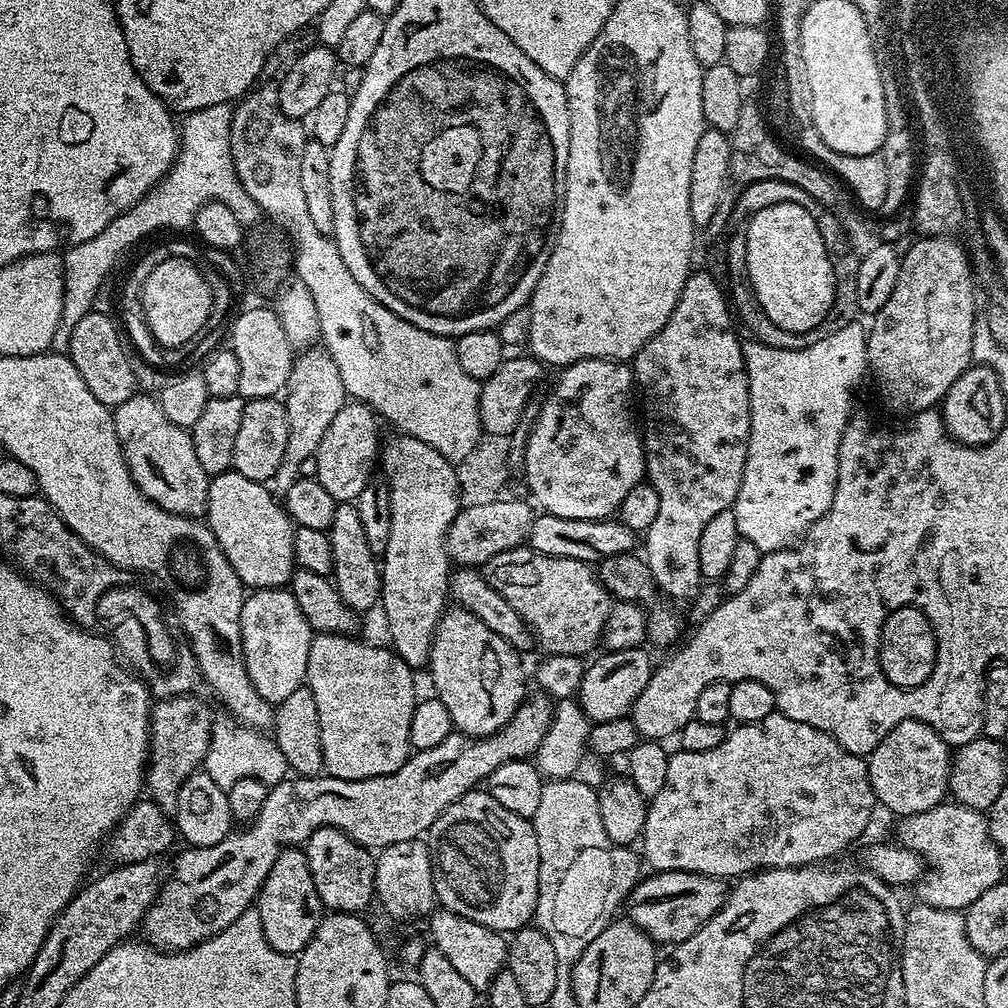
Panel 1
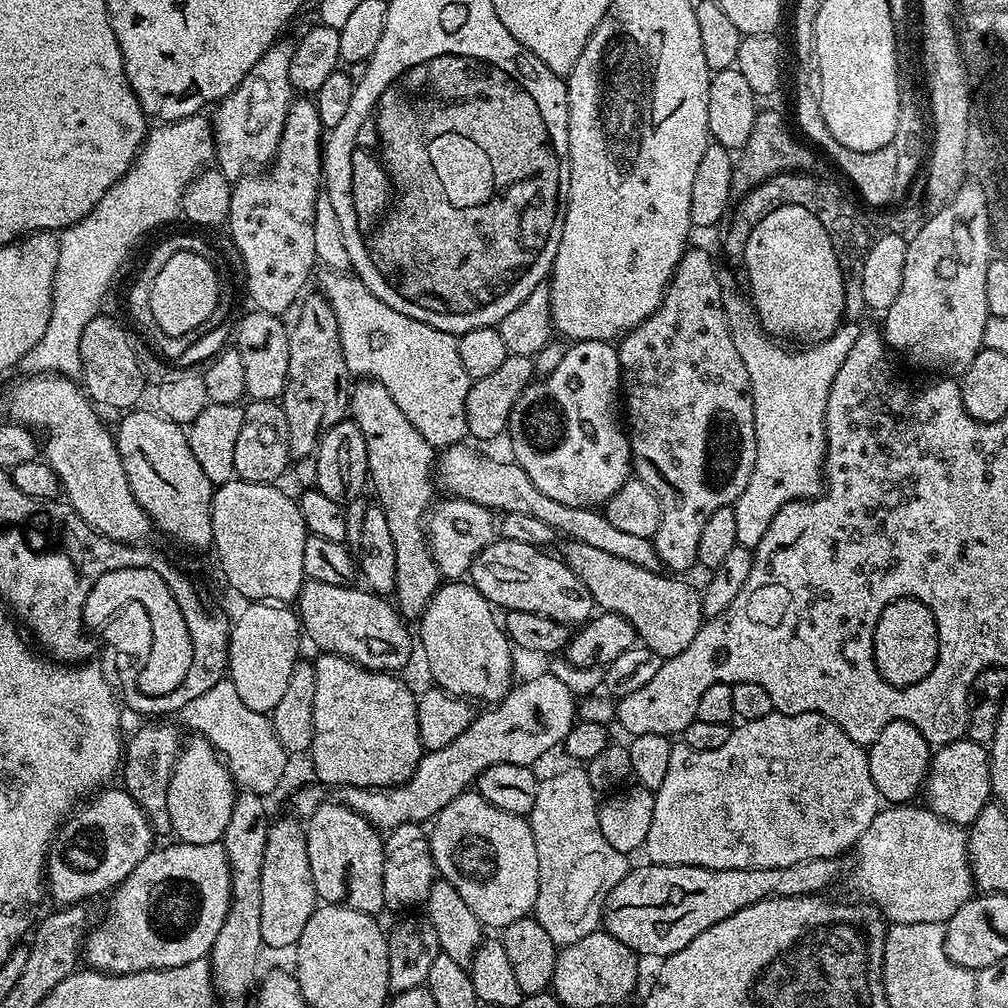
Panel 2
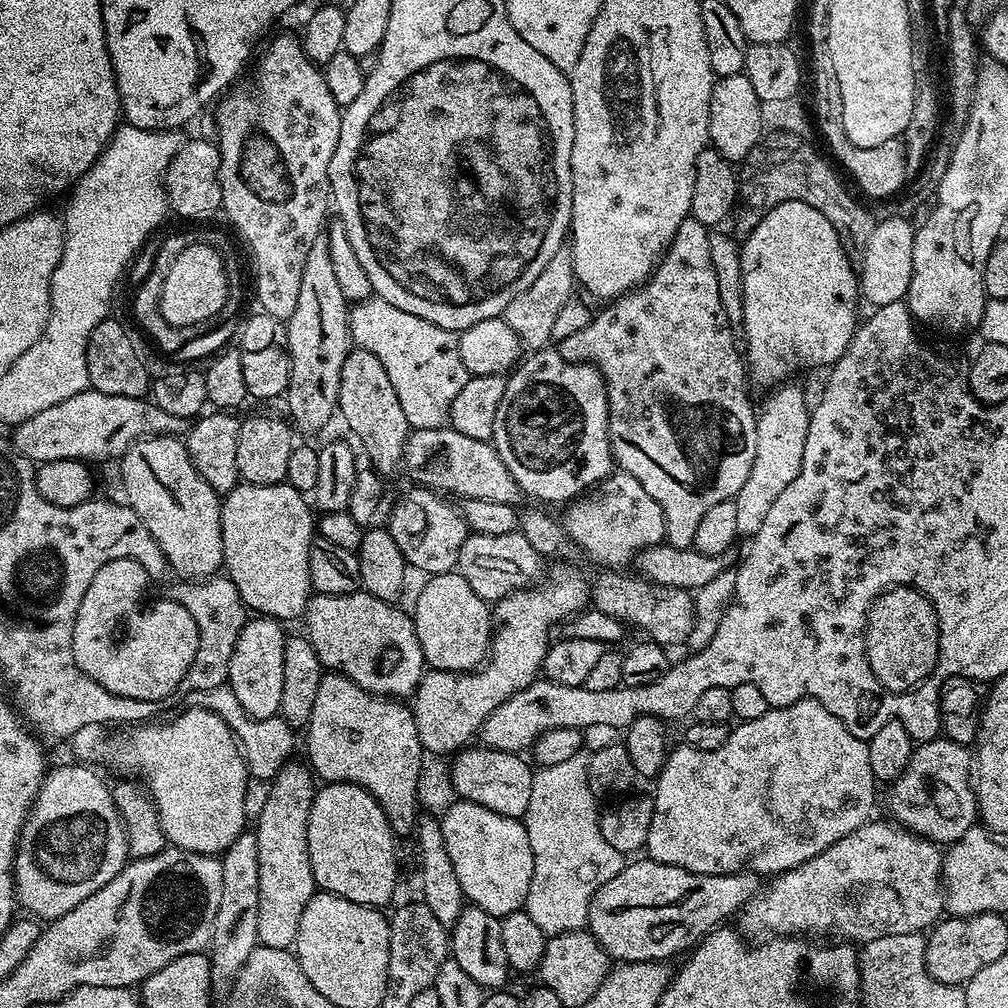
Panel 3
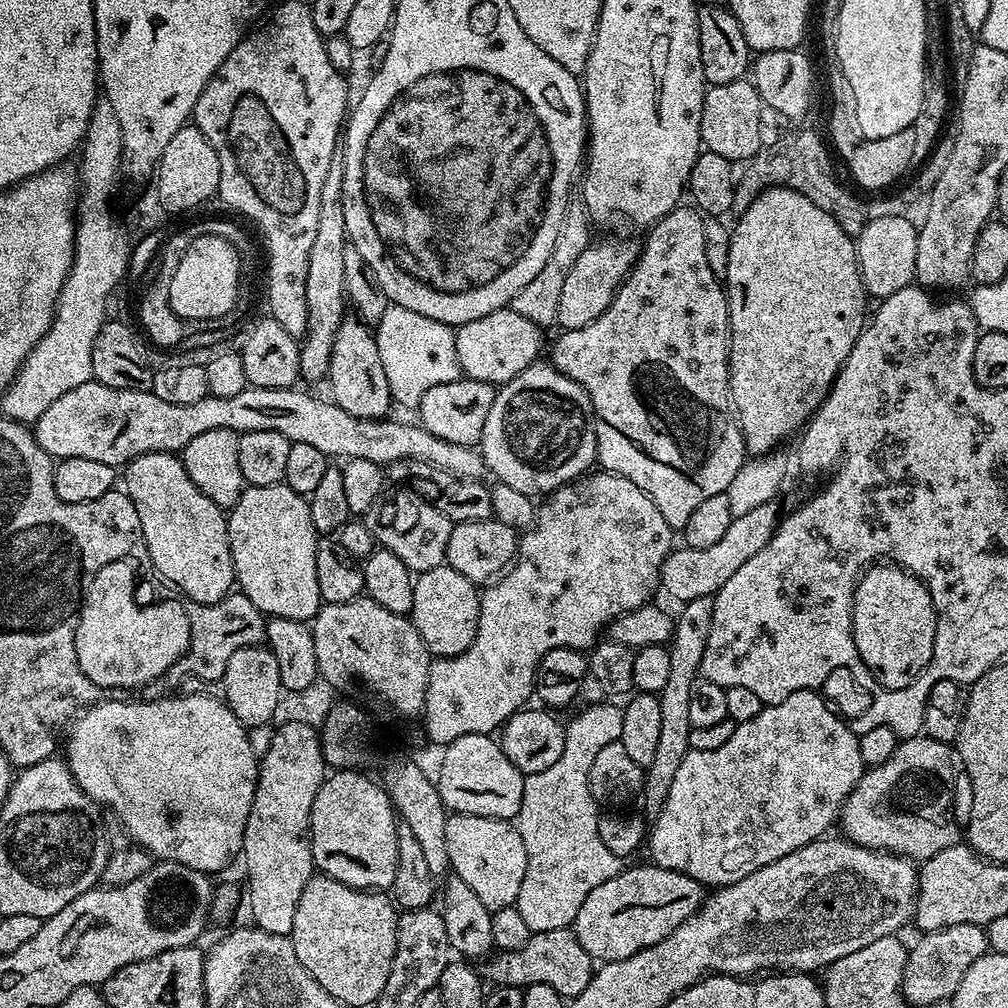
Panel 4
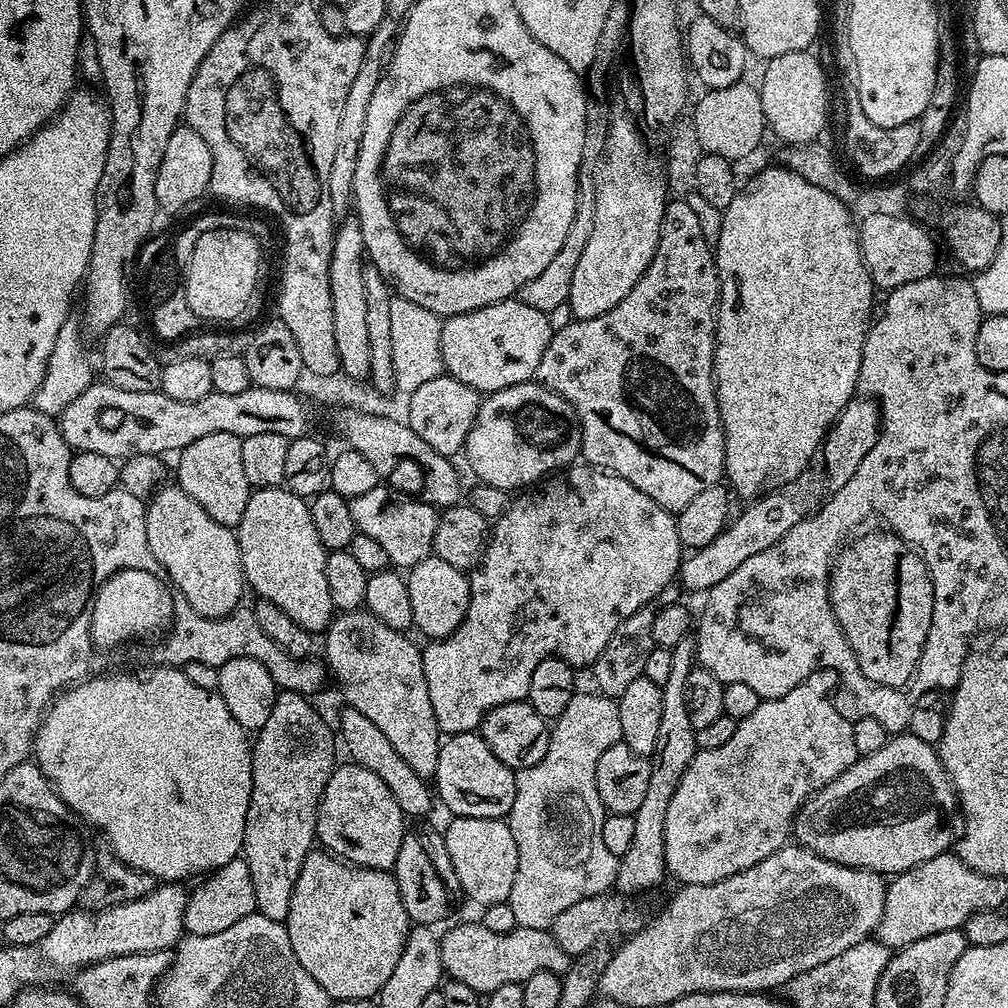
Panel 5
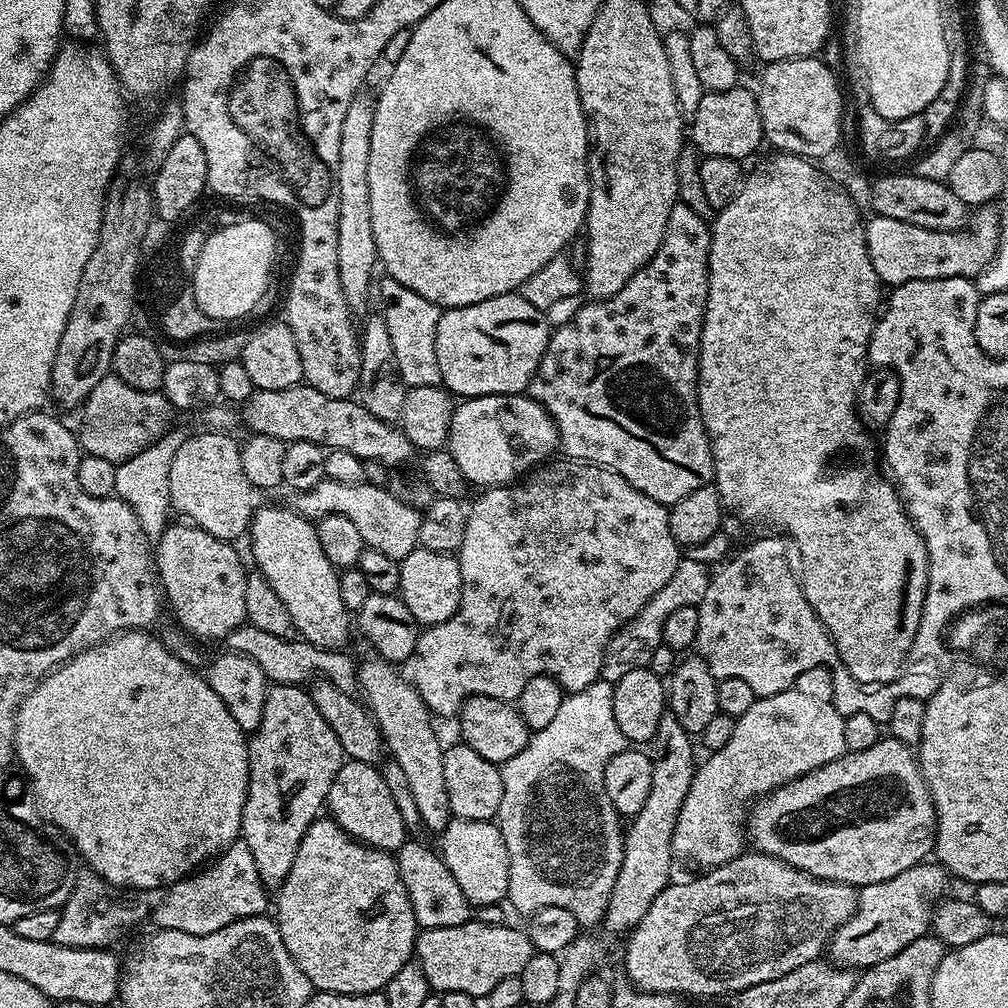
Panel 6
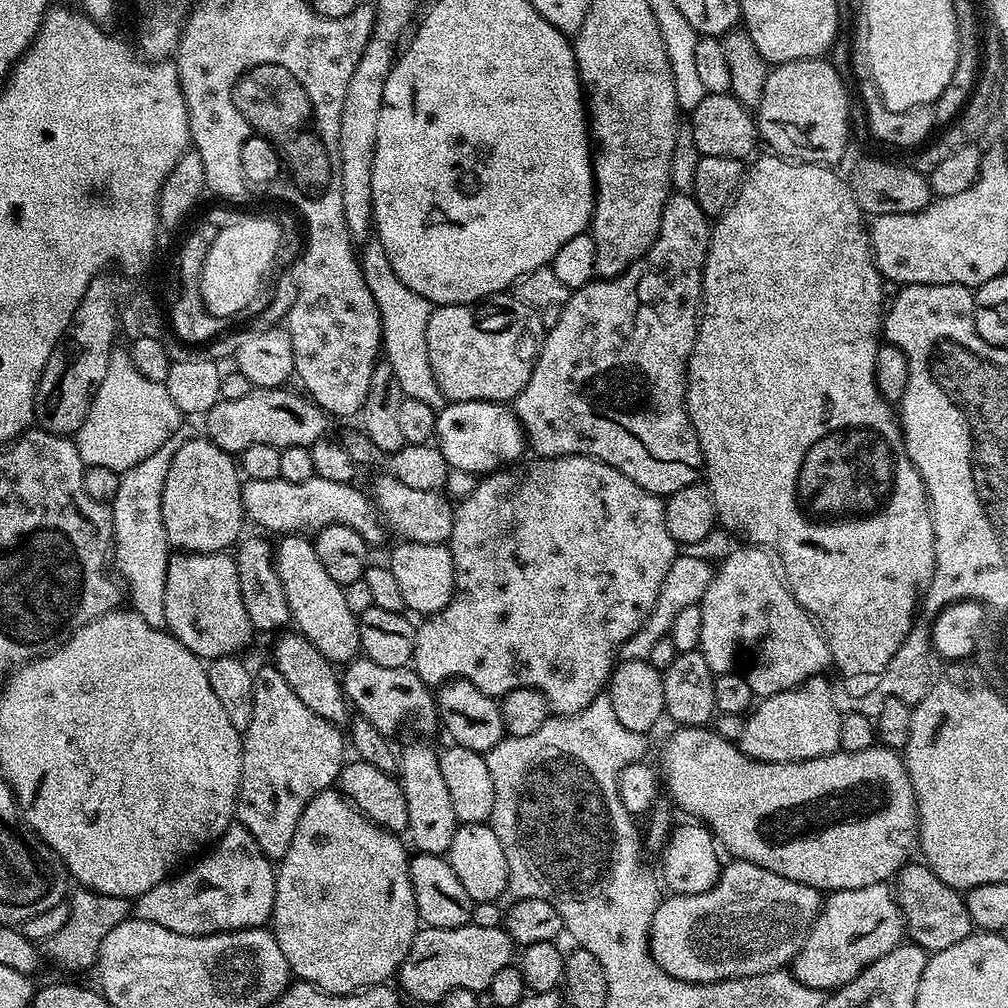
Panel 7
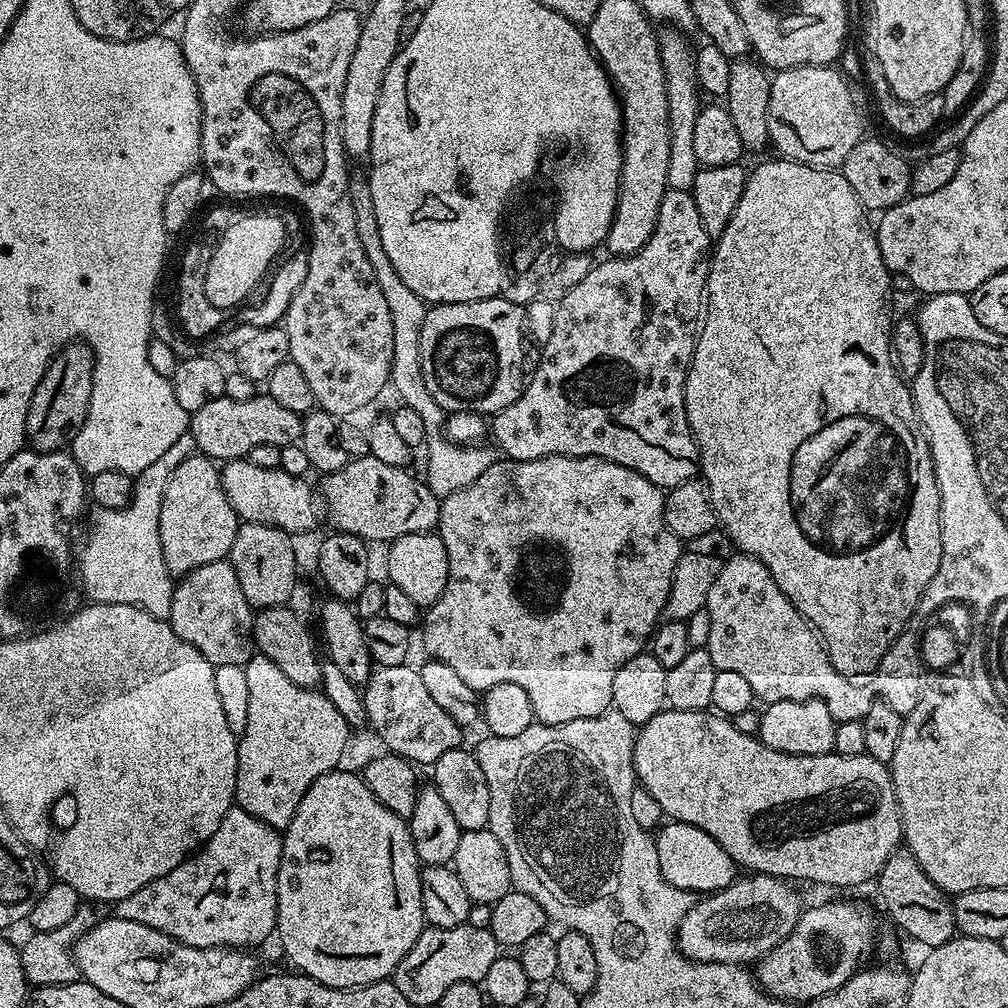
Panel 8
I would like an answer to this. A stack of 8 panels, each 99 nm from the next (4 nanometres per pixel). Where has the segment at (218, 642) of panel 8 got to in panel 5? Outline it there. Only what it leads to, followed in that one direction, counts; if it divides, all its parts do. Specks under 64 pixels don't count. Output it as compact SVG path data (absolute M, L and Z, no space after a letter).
M161 486L151 493L146 504L146 538L150 542L150 550L154 558L162 566L164 576L172 579L171 587L190 604L198 614L213 620L230 614L241 607L240 600L246 593L246 581L244 567L242 566L242 554L240 543L233 529L222 526L186 494L179 486Z

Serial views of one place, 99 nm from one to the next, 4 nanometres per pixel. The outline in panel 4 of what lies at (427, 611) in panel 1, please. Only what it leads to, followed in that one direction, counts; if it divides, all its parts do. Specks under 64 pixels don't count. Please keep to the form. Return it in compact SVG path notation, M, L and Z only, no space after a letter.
M345 318L338 326L333 350L330 352L326 382L332 386L332 403L354 418L383 420L393 411L390 382L386 382L386 369L378 354L378 342L373 329L359 318Z

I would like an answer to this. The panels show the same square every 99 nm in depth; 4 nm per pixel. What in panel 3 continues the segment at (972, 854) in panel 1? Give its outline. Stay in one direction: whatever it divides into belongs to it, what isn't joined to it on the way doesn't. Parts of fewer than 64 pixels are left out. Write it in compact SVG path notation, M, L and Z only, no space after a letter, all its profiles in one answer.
M895 822L887 823L864 824L846 834L846 838L838 838L838 842L822 850L822 854L802 862L802 866L773 875L740 909L739 931L744 934L768 932L764 934L793 938L808 938L813 935L811 932L833 932L836 935L833 937L841 941L863 946L890 934L923 933L931 929L945 911L941 849L931 840L921 840Z

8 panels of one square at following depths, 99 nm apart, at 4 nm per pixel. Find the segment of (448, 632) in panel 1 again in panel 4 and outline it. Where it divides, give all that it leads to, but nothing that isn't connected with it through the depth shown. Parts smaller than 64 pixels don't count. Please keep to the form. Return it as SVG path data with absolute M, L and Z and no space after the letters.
M441 566L426 570L415 577L414 606L410 613L412 625L433 657L457 656L467 650L478 634L480 592L470 578L458 570Z

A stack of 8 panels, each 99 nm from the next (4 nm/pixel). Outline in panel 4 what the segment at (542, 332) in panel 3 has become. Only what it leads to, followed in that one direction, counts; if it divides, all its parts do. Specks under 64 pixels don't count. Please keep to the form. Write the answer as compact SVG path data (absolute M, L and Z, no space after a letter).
M569 199L566 214L562 218L562 226L558 230L558 238L554 241L554 250L550 250L549 260L542 265L542 271L528 285L522 286L522 290L518 290L518 294L514 294L511 308L518 314L522 314L522 318L530 318L530 322L537 324L541 330L553 327L558 318L558 305L566 277L569 276L574 262L578 262L582 250L586 250L592 243L594 239L592 231L594 231L593 222L588 217L588 208L583 199Z

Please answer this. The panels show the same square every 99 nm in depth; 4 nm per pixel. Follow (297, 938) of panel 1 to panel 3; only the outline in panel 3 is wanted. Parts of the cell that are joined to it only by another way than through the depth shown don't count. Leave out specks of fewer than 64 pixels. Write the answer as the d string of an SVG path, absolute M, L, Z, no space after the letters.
M285 763L270 780L272 789L254 825L258 838L258 938L266 948L291 949L295 945L302 910L318 891L308 853L308 819L318 788L312 785L313 773L303 763L292 763Z

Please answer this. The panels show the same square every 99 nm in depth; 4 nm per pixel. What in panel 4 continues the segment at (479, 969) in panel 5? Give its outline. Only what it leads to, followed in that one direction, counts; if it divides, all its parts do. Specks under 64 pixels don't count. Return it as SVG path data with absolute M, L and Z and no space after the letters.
M571 927L534 932L518 950L497 951L488 962L482 972L489 981L493 980L493 985L505 984L523 990L531 984L545 984L558 990L558 994L565 998L582 994L582 990L586 990L586 986L591 982L594 971L592 956L582 950L582 942L578 942Z

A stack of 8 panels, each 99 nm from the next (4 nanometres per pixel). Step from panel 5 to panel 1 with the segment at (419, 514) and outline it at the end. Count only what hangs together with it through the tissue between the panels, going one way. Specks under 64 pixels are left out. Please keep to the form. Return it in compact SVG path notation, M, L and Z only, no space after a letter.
M499 498L481 505L461 507L448 531L449 557L460 566L482 566L506 550L521 547L528 539L534 519L533 505L525 500Z

